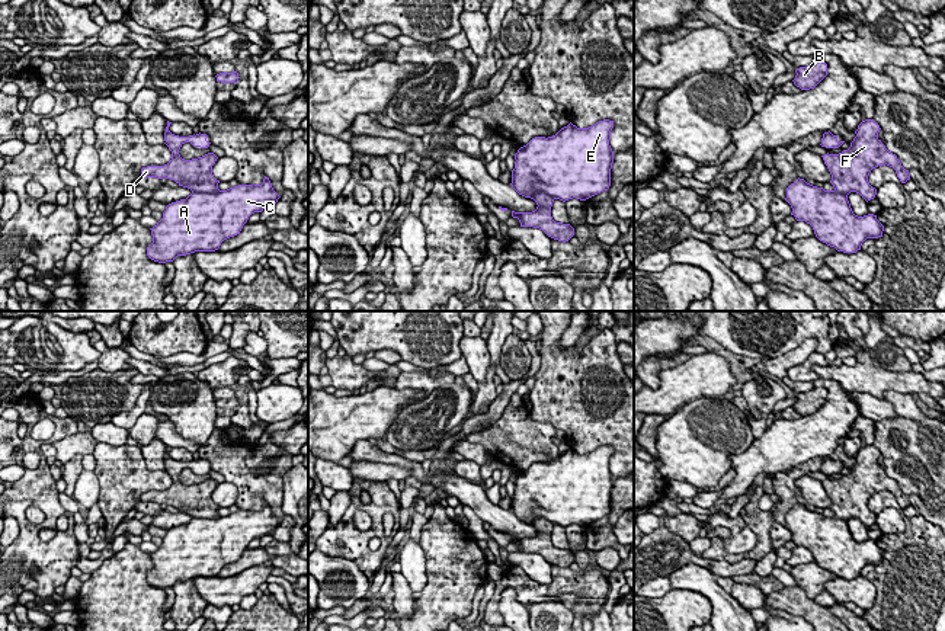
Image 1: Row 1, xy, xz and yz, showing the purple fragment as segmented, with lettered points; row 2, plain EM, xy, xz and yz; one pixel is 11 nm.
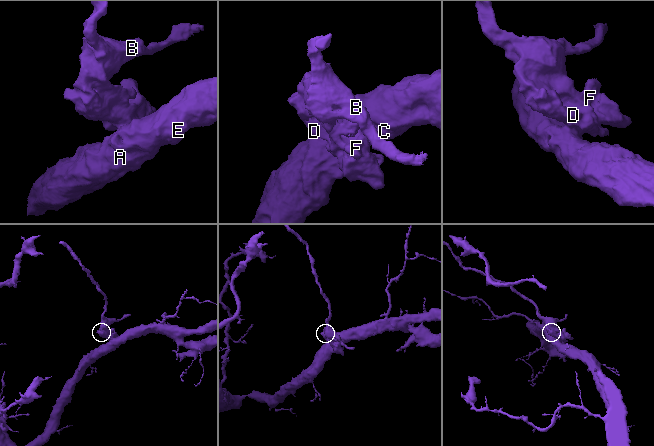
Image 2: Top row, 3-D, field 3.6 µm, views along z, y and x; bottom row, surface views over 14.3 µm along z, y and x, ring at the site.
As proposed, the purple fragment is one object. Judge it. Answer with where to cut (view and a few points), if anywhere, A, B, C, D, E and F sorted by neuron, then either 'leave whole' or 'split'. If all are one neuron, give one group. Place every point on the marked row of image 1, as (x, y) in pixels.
cut xy (220, 191), (192, 192); groups A C E / B D F; split

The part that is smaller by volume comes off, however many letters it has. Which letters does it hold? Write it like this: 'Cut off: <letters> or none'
Cut off: B, D, F

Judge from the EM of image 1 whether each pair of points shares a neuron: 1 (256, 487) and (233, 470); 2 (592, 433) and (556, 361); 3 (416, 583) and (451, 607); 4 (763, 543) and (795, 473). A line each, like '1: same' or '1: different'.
1: same
2: same
3: different
4: same

